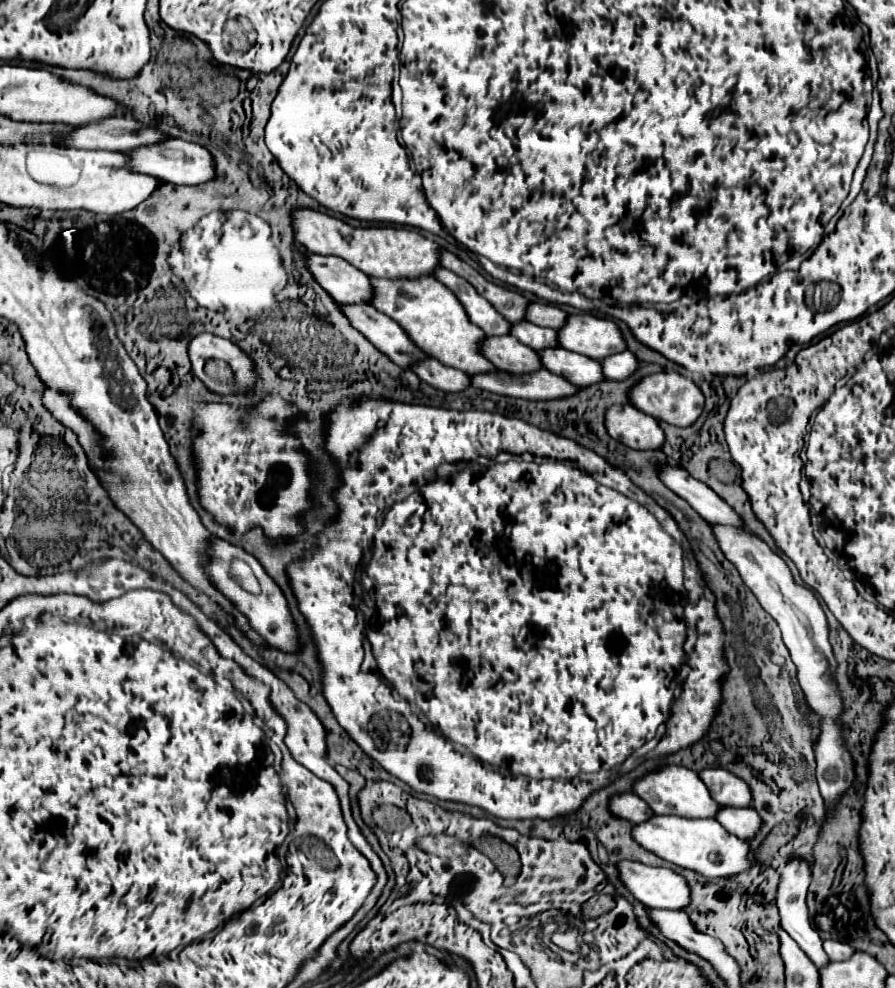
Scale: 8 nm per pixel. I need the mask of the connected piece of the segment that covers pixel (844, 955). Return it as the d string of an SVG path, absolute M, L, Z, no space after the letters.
M825 940L825 942L823 942L823 950L825 950L827 956L829 956L831 960L835 960L835 962L847 960L847 958L851 958L851 954L855 952L851 946L847 946L847 944L843 944L843 942L837 942L837 940Z

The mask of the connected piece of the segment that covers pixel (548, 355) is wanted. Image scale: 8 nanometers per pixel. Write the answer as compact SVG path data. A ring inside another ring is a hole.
M555 348L555 350L539 350L539 356L543 358L543 368L563 376L573 386L583 388L583 386L591 386L605 380L601 372L601 364L583 354Z

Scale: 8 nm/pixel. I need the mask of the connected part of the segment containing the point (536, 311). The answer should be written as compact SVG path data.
M531 302L527 306L527 322L533 322L537 326L559 330L559 326L565 324L565 318L567 314L563 310L547 302Z

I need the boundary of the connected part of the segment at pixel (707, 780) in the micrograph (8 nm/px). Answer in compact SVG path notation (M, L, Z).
M707 768L699 772L699 778L711 790L711 798L723 806L751 806L751 790L747 782L723 768Z

